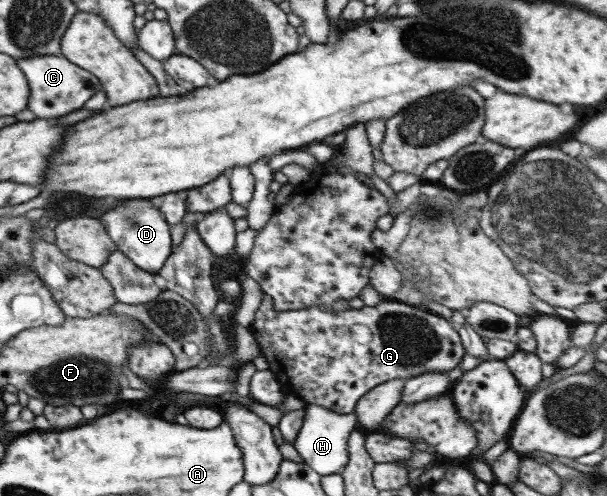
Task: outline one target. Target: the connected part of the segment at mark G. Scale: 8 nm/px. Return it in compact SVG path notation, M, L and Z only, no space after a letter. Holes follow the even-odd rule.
M266 293L256 311L255 320L248 327L256 338L261 353L266 357L270 371L281 385L307 404L321 405L342 415L352 413L358 400L373 387L396 379L408 379L426 372L449 372L458 366L465 349L456 326L451 320L432 314L425 308L398 301L383 300L376 306L350 308L337 313L321 307L306 307L299 310L276 311L273 299ZM354 325L370 325L370 343L358 343L352 335Z

